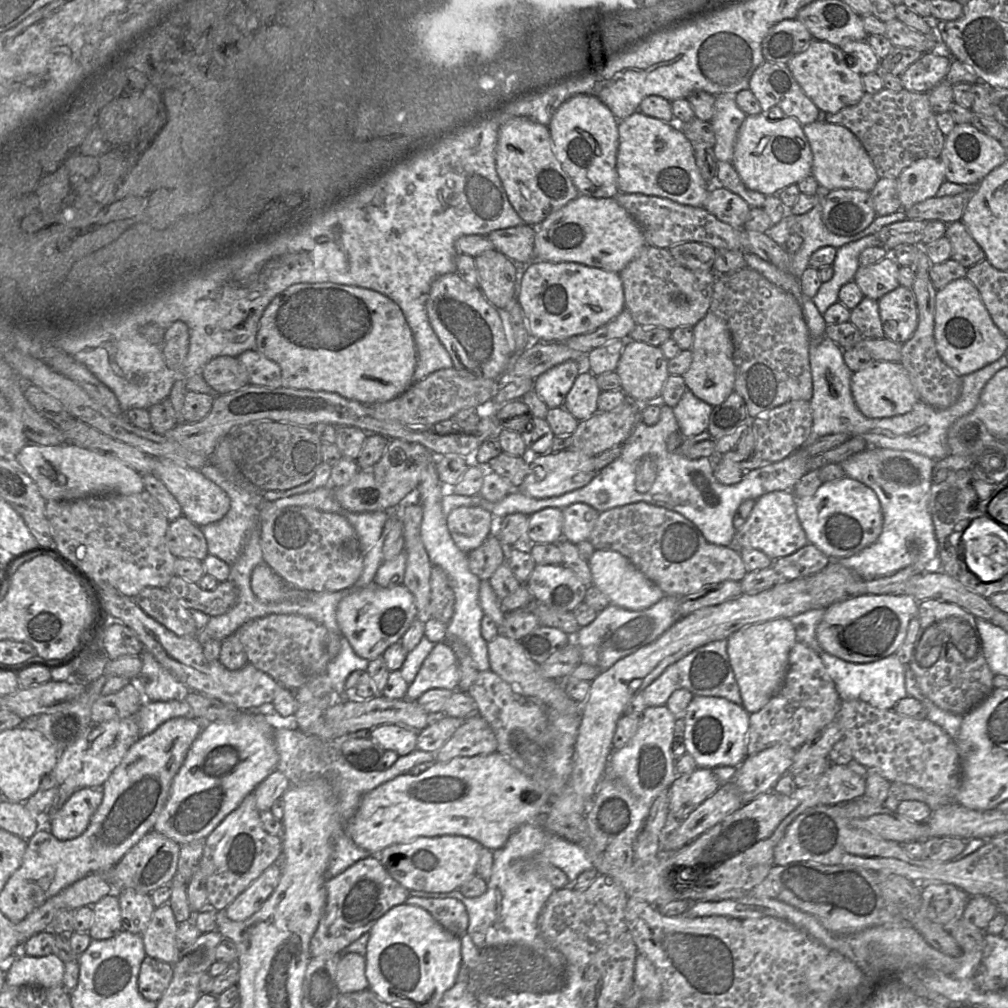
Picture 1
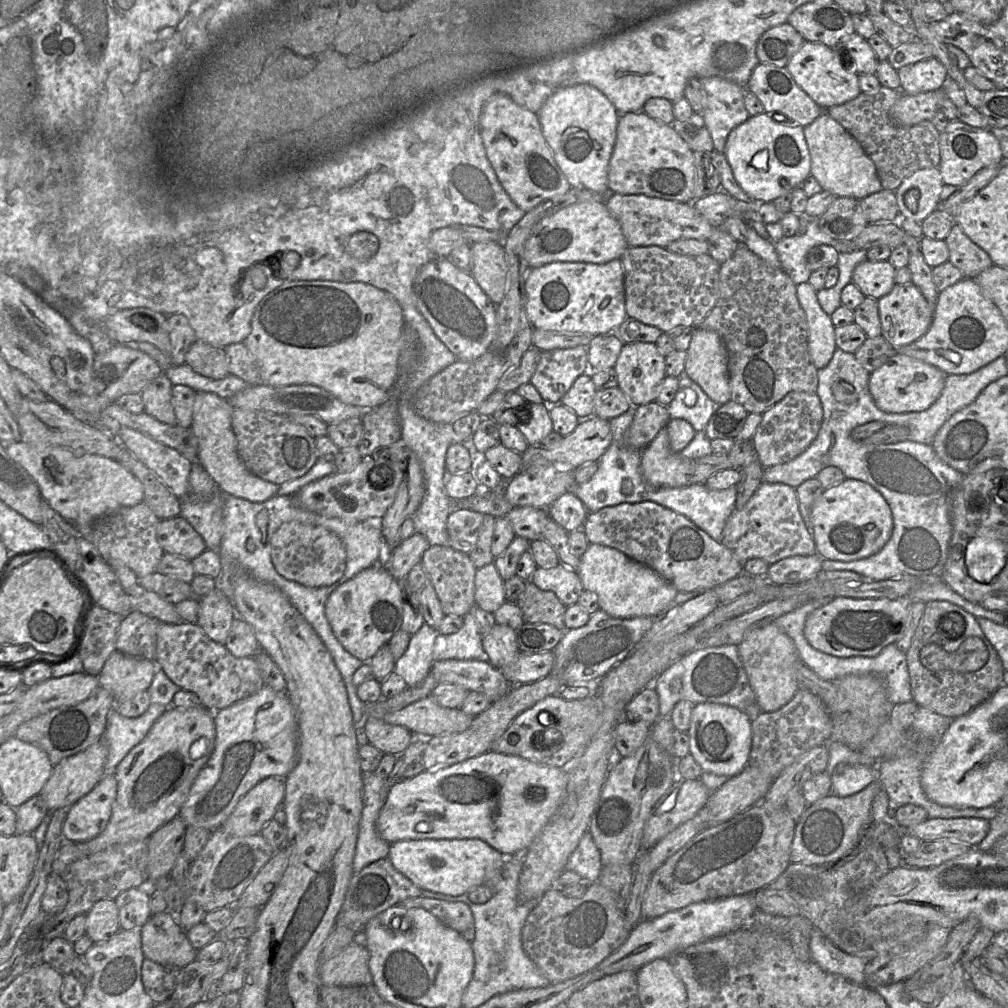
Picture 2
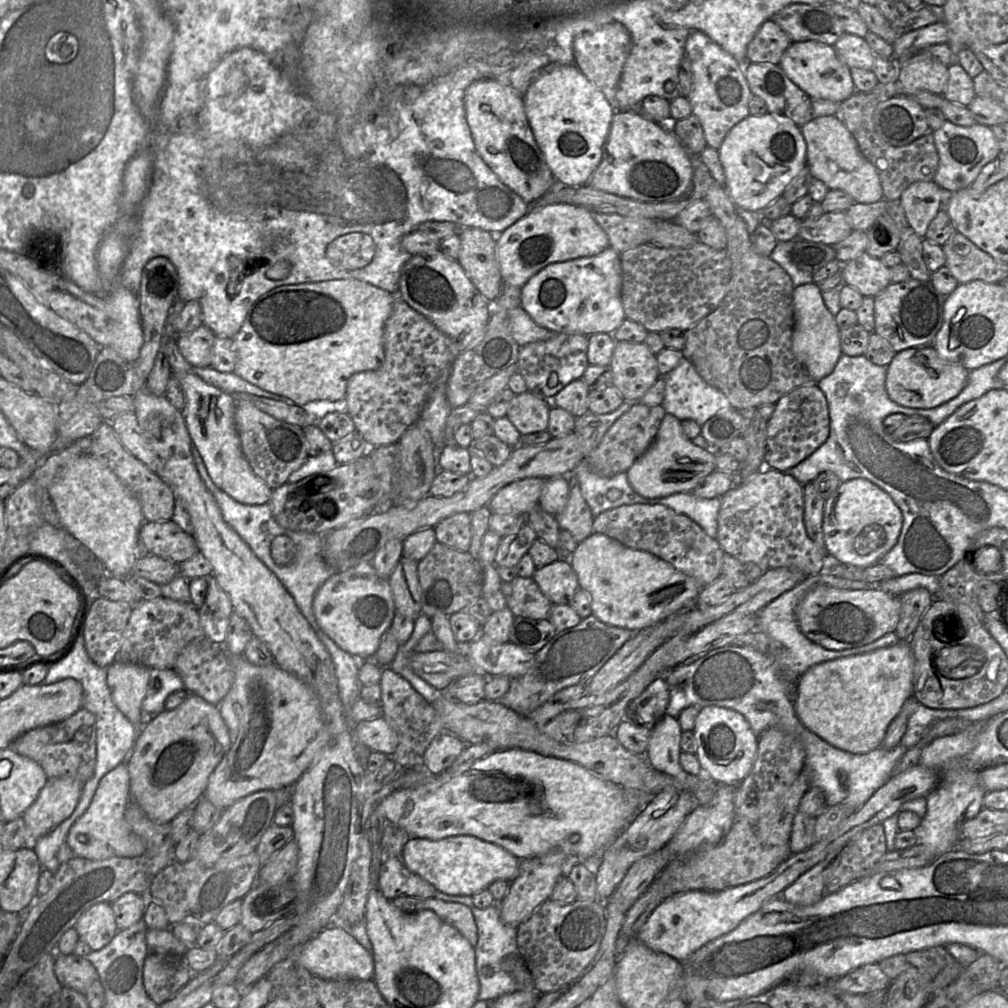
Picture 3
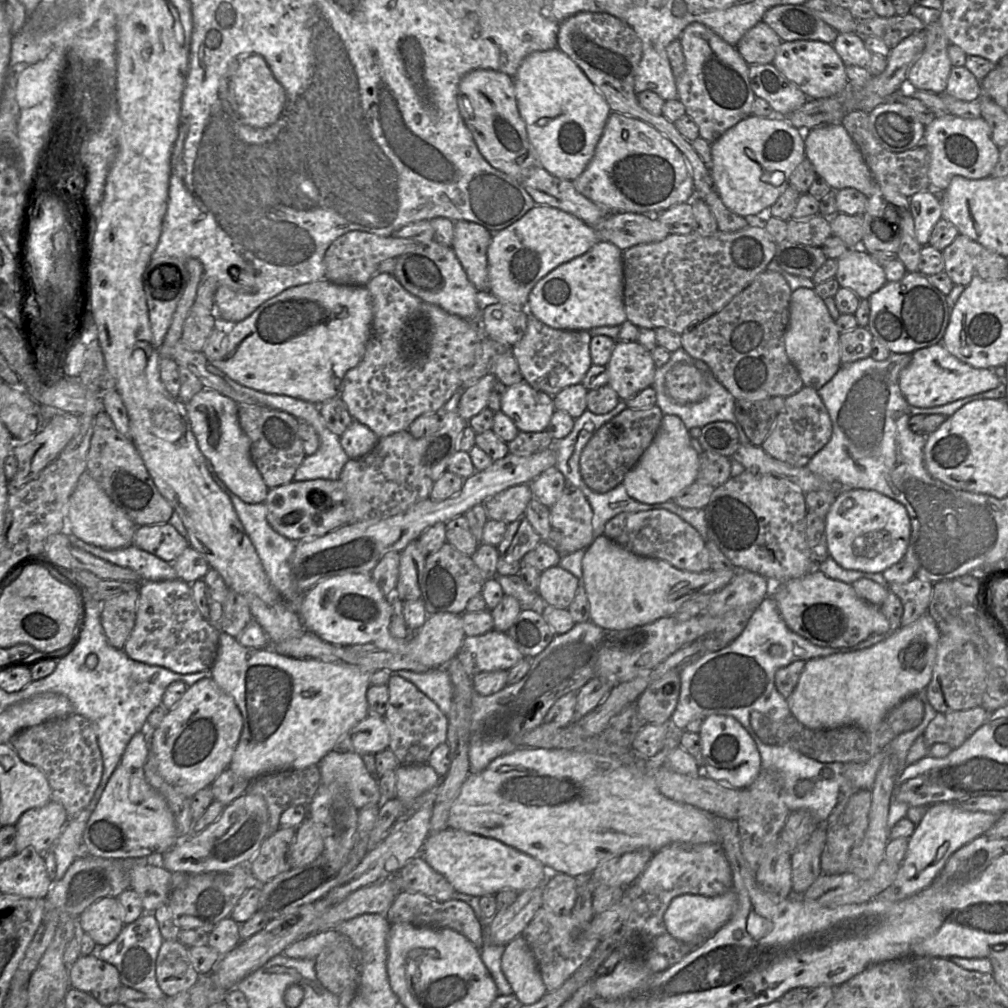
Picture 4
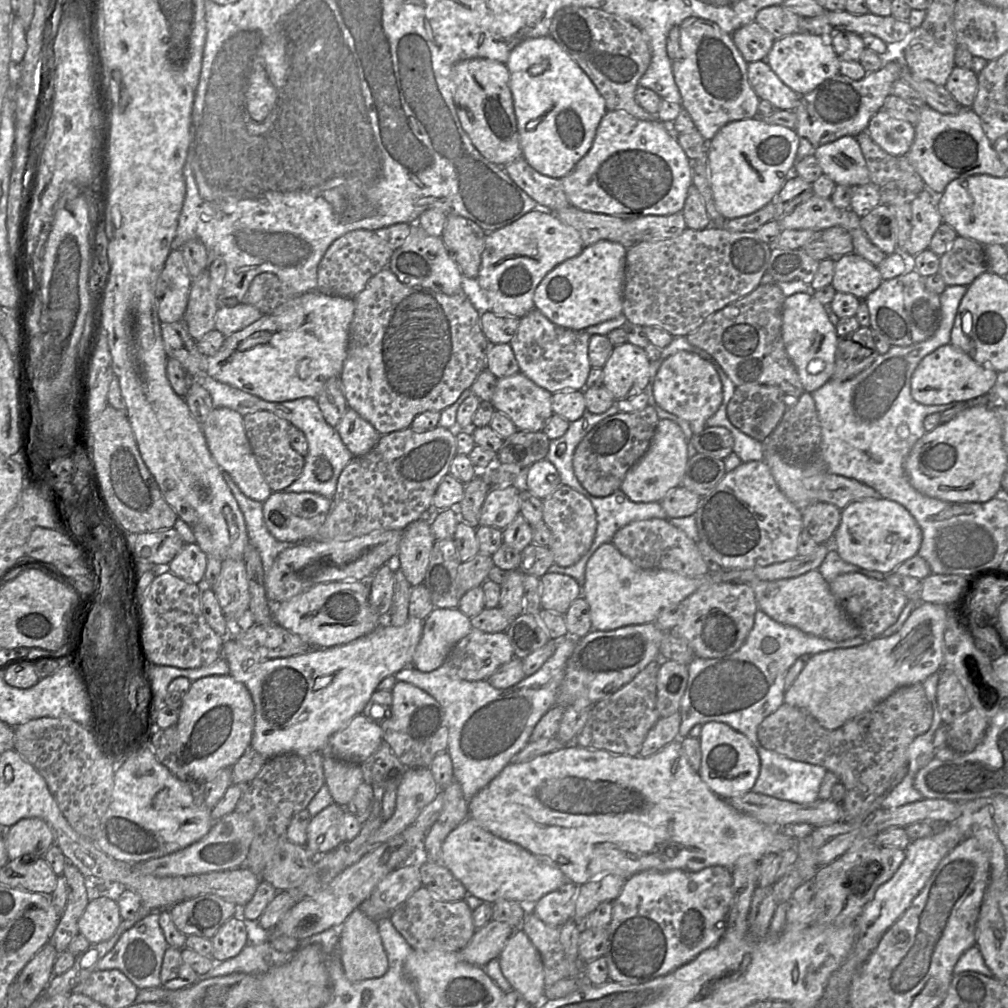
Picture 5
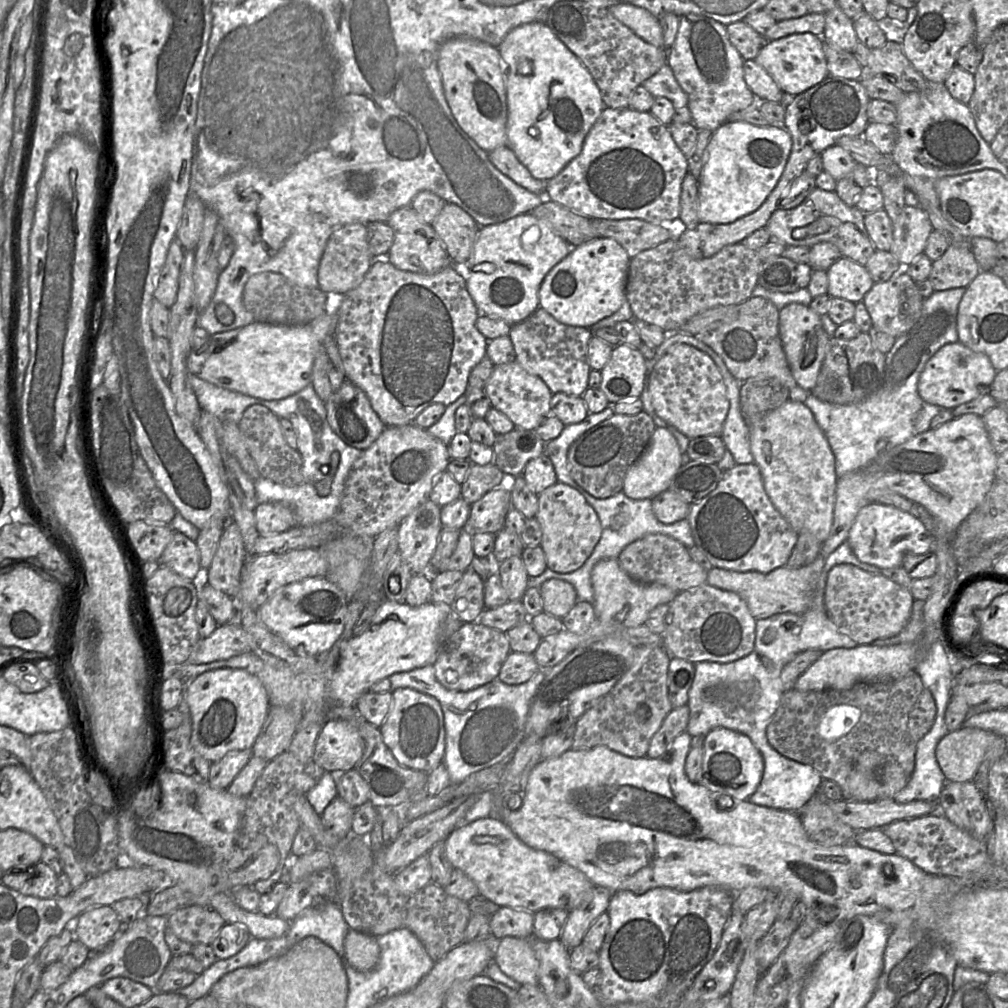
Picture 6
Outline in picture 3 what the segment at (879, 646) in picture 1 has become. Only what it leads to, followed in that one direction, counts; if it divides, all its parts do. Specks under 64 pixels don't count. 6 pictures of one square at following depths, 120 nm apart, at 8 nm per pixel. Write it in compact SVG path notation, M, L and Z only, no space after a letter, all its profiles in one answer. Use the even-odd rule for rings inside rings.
M818 584L803 596L795 609L796 620L802 634L829 650L864 646L887 633L895 632L900 614L899 596L874 586L862 590L849 590Z

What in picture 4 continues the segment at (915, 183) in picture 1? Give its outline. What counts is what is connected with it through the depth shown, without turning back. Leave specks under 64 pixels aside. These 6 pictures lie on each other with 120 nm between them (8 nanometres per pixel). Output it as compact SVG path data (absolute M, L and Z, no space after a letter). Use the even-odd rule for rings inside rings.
M929 191L915 193L909 202L917 240L922 246L928 245L935 224L942 218L941 202Z

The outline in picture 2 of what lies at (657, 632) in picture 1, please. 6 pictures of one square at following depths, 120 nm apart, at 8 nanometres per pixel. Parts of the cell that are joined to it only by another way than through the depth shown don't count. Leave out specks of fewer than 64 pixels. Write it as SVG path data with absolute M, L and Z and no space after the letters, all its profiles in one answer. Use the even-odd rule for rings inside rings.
M598 609L586 625L564 631L553 650L555 662L550 674L558 677L565 685L583 685L590 689L590 694L596 694L595 682L632 653L652 623L653 617L614 618Z

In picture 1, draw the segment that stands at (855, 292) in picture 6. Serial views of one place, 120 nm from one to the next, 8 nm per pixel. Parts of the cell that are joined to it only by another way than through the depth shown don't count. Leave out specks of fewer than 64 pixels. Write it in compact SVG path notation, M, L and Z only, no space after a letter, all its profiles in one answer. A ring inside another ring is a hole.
M888 255L874 264L860 266L854 281L865 297L879 300L900 285L899 268L900 266Z

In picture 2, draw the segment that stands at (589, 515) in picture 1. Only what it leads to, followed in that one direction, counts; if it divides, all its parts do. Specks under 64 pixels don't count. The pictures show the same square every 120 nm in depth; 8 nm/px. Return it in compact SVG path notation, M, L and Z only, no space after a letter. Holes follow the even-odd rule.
M567 491L548 508L549 517L568 533L582 529L588 510L572 491Z

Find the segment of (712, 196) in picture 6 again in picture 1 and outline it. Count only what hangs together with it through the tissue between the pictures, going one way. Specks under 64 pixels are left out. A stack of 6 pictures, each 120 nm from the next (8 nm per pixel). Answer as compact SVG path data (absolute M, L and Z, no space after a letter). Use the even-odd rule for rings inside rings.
M761 112L757 115L747 115L737 133L732 165L742 182L751 190L765 196L777 195L782 189L810 176L812 173L813 154L804 134L803 126L793 118L782 118L771 121Z

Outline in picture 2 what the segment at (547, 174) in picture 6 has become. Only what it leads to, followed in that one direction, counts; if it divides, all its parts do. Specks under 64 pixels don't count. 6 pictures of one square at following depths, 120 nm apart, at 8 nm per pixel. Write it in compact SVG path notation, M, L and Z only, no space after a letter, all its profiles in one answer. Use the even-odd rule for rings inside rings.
M589 84L567 86L551 95L537 115L543 136L571 187L607 194L607 196L608 193L614 193L608 190L608 167L616 141L619 112L609 99Z

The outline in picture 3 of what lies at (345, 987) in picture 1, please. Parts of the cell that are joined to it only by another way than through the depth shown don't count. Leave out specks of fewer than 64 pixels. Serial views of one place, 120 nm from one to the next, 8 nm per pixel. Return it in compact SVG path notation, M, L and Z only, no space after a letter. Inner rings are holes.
M333 923L301 945L299 962L313 975L327 980L372 980L374 958L348 929Z

